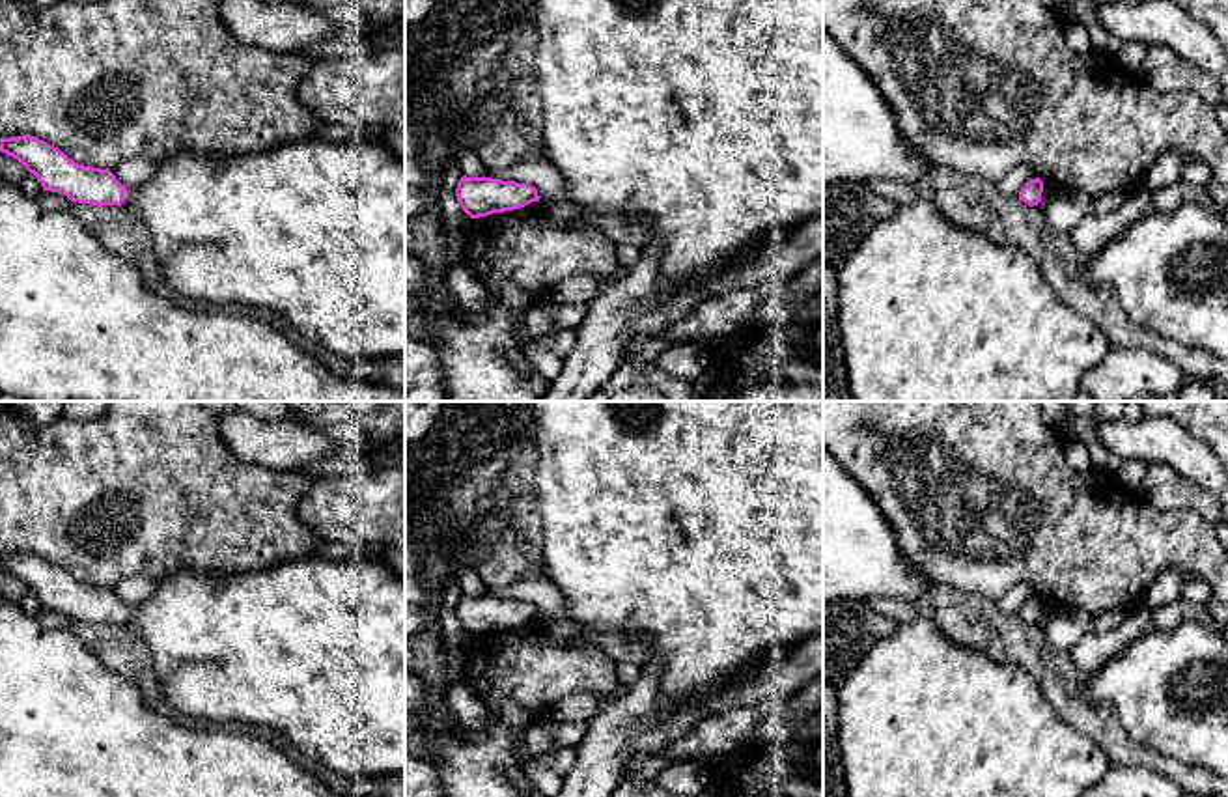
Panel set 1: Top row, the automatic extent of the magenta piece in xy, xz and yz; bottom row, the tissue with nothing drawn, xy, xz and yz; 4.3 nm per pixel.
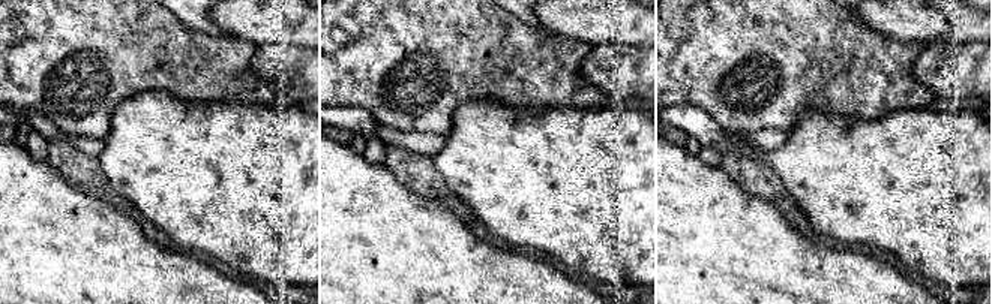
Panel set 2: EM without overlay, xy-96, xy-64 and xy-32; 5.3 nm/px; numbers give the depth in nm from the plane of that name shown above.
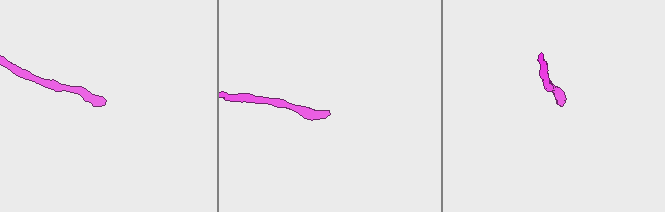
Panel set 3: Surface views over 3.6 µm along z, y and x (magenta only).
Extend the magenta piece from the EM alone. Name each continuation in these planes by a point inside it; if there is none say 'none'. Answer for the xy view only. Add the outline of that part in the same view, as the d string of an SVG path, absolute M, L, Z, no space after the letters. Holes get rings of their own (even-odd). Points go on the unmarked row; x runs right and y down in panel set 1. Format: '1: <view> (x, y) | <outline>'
1: xy (314, 648) | M373 552L356 560L300 556L258 571L175 571L159 580L155 594L138 607L127 607L123 623L133 623L151 651L153 672L166 702L181 720L205 720L211 726L231 722L269 728L289 741L299 754L340 773L343 778L405 773L405 582Z

